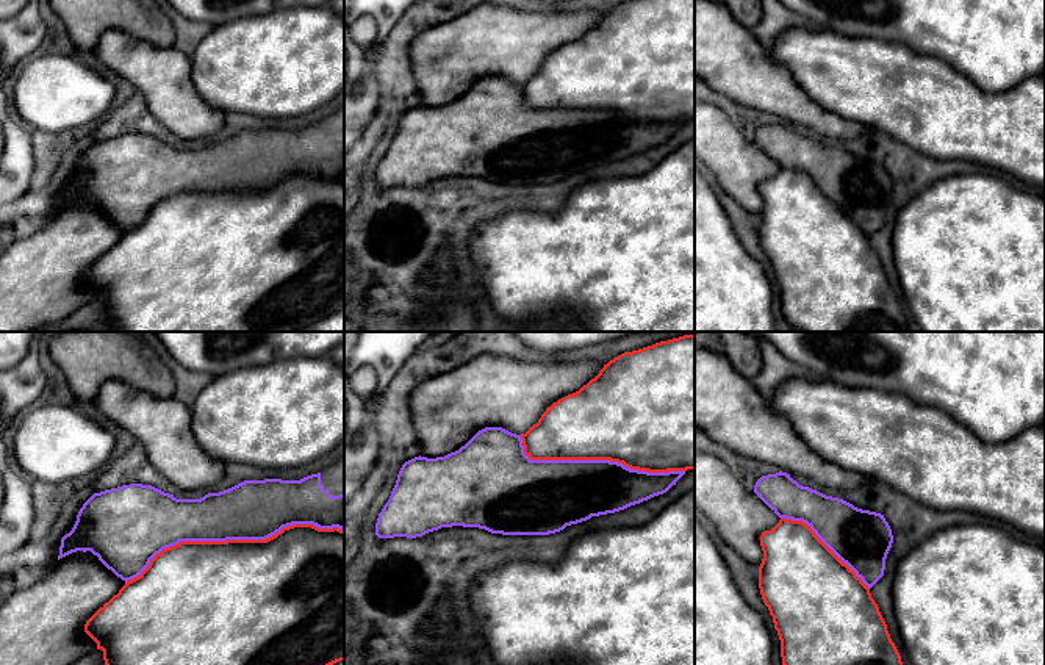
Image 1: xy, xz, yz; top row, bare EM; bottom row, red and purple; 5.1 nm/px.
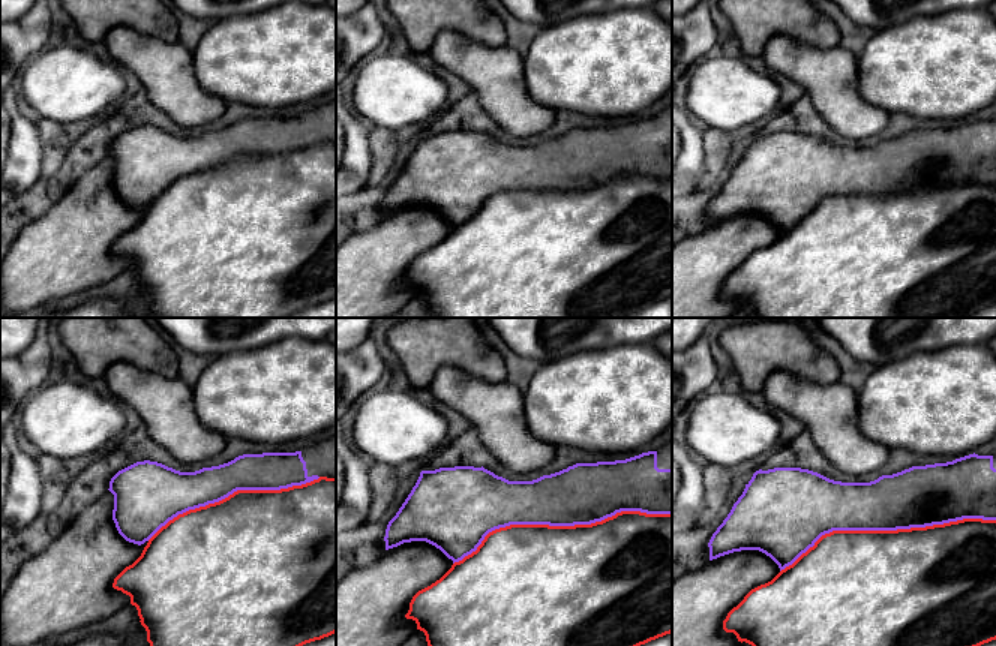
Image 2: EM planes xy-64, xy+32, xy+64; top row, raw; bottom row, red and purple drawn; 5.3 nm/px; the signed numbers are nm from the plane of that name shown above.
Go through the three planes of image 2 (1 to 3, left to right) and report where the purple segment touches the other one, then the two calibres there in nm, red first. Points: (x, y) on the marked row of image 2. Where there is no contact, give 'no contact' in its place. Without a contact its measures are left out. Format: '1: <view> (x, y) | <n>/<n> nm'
1: xy-64 (234, 492) | 480/200 nm
2: xy+32 (560, 526) | 500/320 nm
3: xy+64 (887, 531) | 500/320 nm

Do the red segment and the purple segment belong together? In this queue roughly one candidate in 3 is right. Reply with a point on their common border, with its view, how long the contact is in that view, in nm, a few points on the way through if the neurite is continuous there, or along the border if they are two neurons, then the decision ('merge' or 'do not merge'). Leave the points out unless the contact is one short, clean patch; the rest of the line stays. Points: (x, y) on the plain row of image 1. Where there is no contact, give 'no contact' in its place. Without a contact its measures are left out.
meets red in xy at (233, 190); contact 1150 nm long; do not merge

